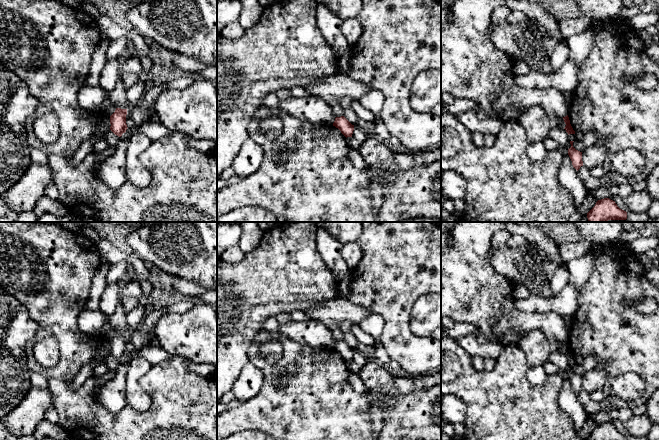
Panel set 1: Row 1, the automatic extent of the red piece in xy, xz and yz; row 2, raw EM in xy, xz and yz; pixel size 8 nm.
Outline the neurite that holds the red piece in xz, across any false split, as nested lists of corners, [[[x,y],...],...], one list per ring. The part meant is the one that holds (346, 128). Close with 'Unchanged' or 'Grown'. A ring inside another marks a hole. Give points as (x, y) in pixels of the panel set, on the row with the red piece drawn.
[[[344,116],[336,117],[333,126],[338,128],[346,138],[352,137],[354,125],[352,125]]]. Unchanged

